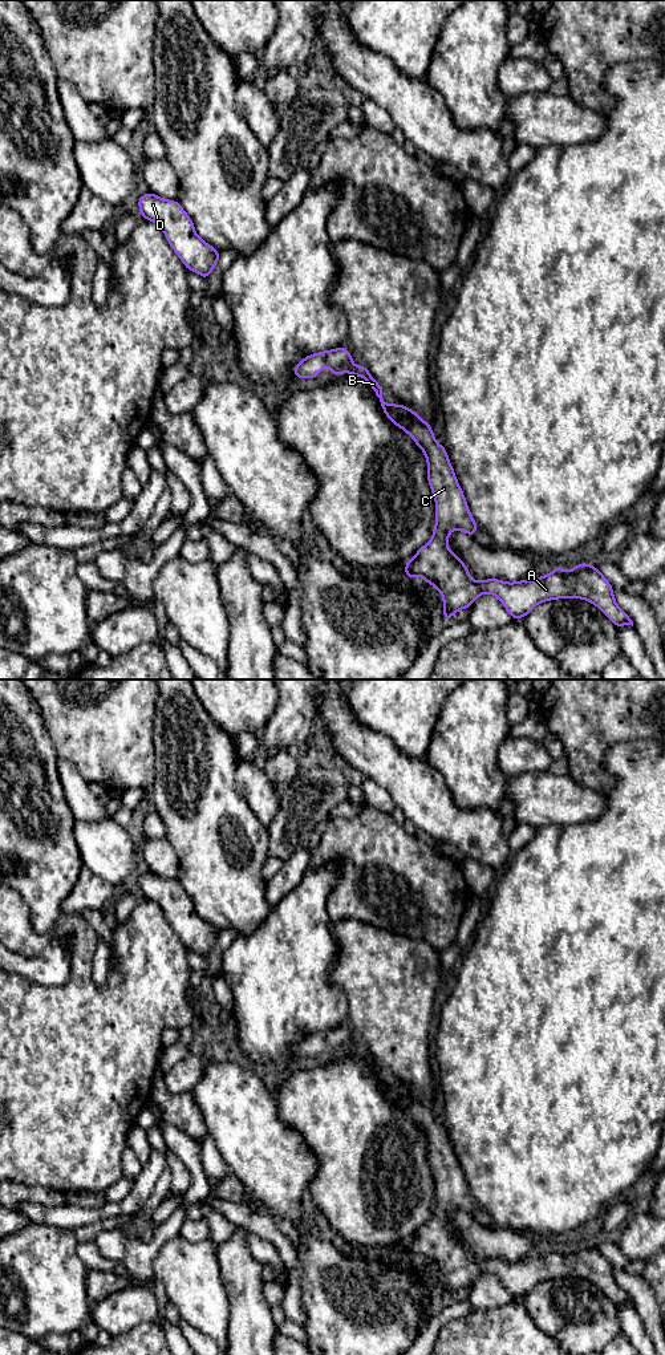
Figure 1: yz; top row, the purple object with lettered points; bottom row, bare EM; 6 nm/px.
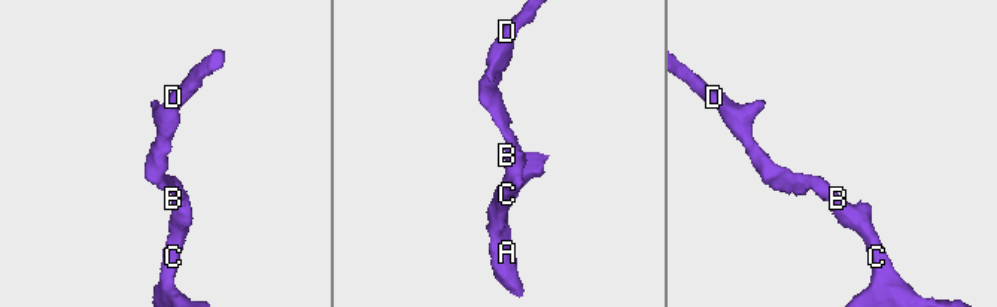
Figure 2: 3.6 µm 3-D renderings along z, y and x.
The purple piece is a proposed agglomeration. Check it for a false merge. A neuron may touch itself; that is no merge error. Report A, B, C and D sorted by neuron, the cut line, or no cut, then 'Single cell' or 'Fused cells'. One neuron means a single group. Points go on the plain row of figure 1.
Groups: A B C D. No split. Single cell

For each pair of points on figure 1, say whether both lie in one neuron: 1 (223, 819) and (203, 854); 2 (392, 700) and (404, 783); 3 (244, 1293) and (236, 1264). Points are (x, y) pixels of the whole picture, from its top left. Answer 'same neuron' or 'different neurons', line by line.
1: same neuron
2: different neurons
3: same neuron

